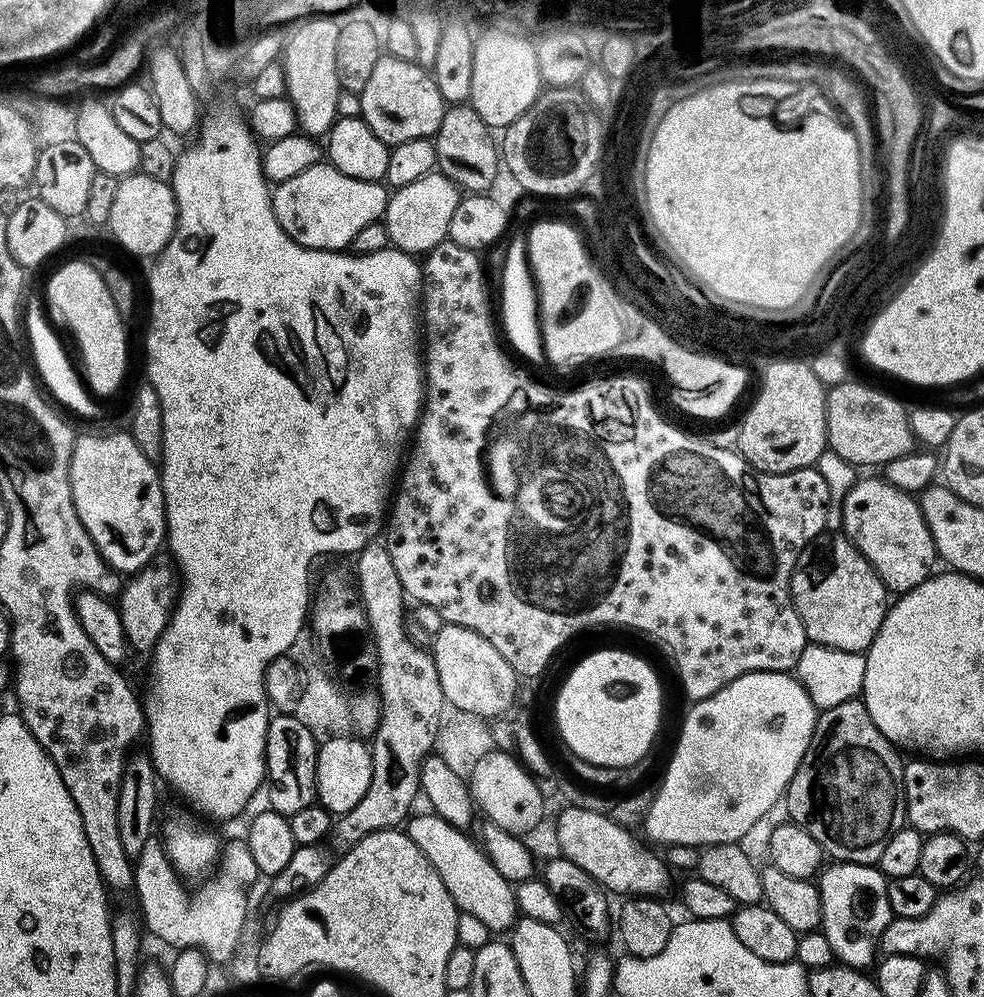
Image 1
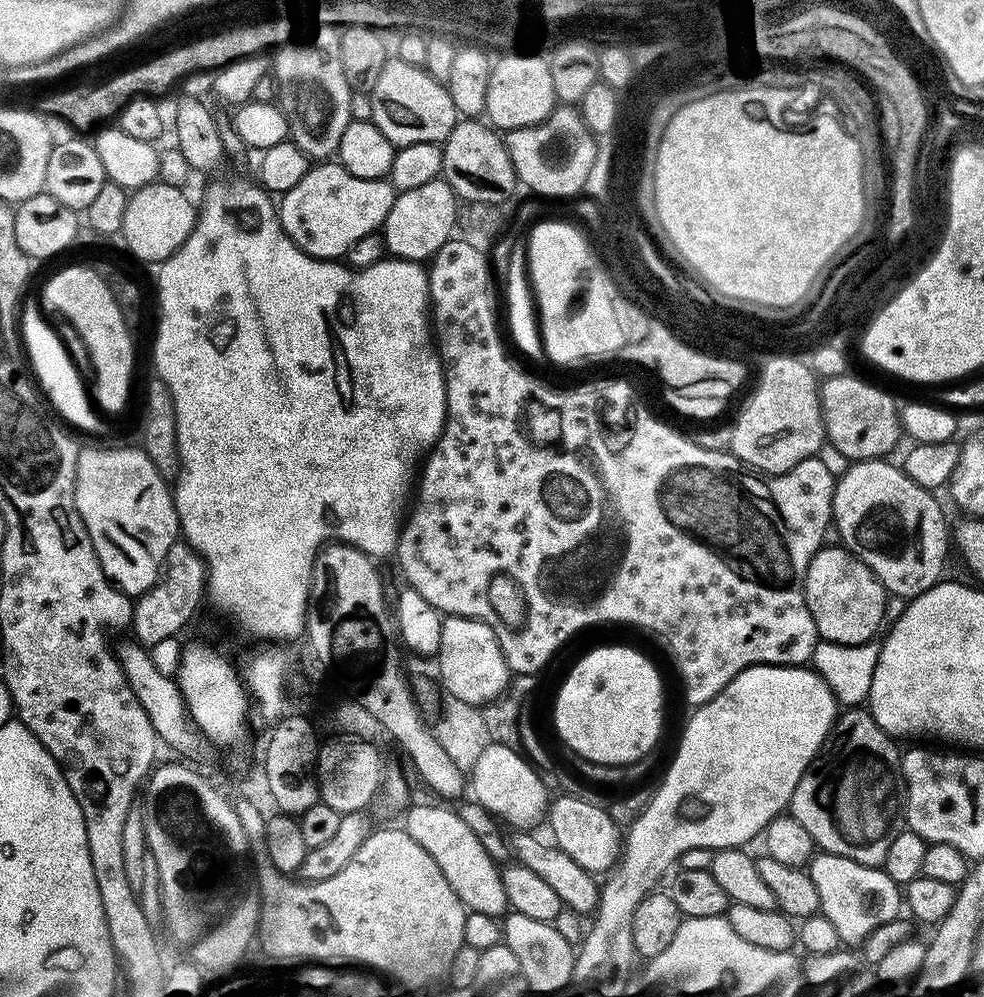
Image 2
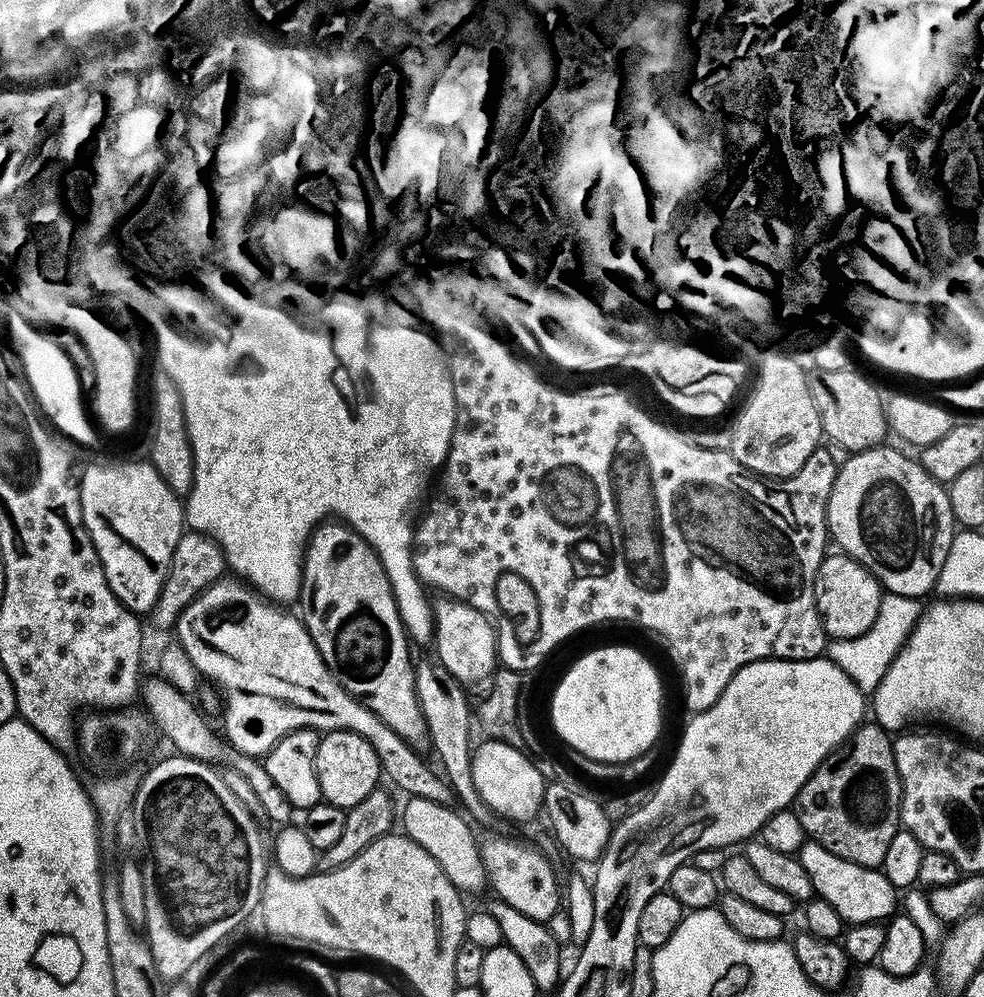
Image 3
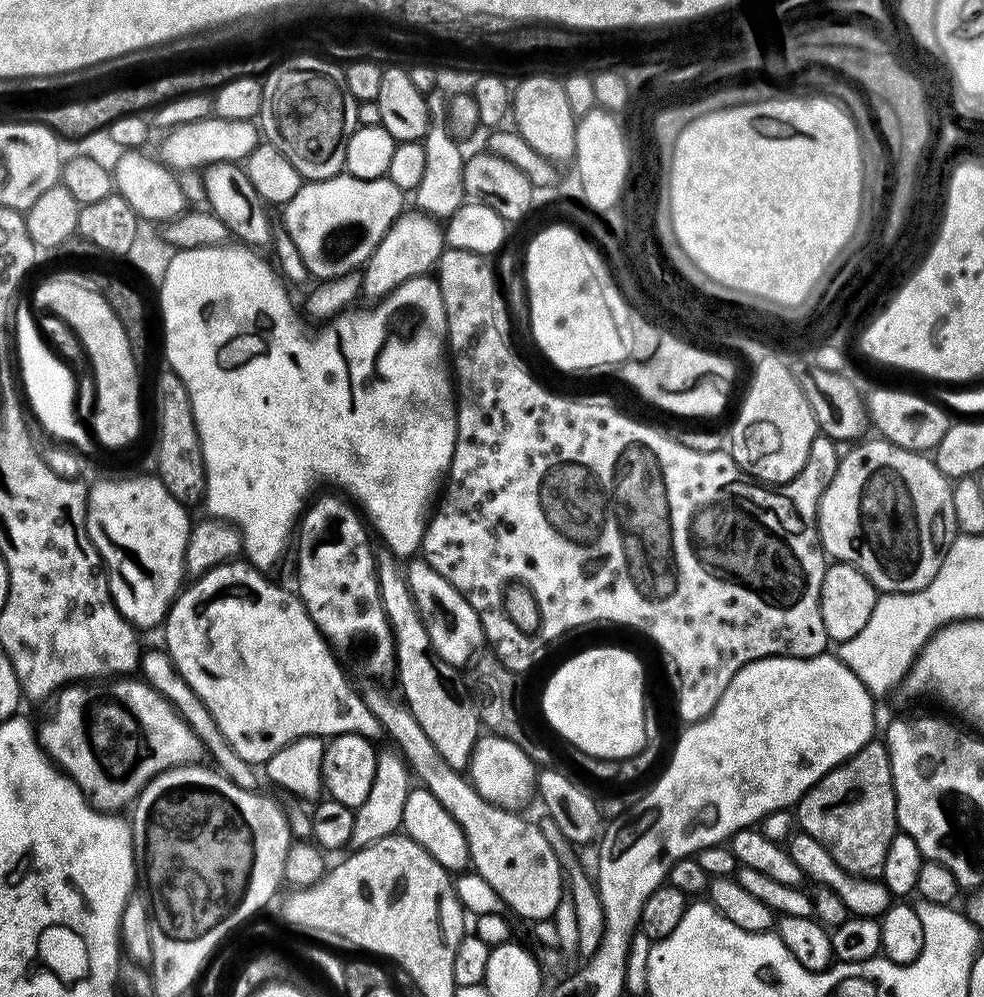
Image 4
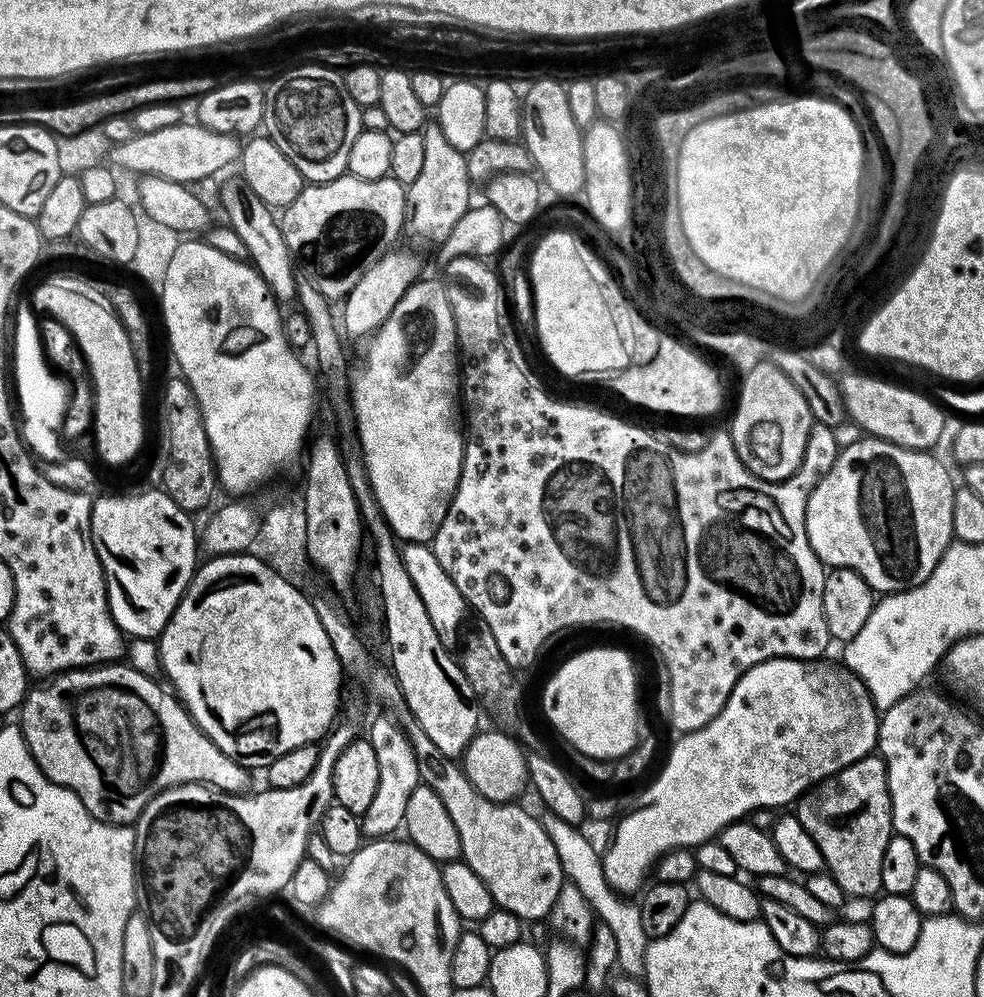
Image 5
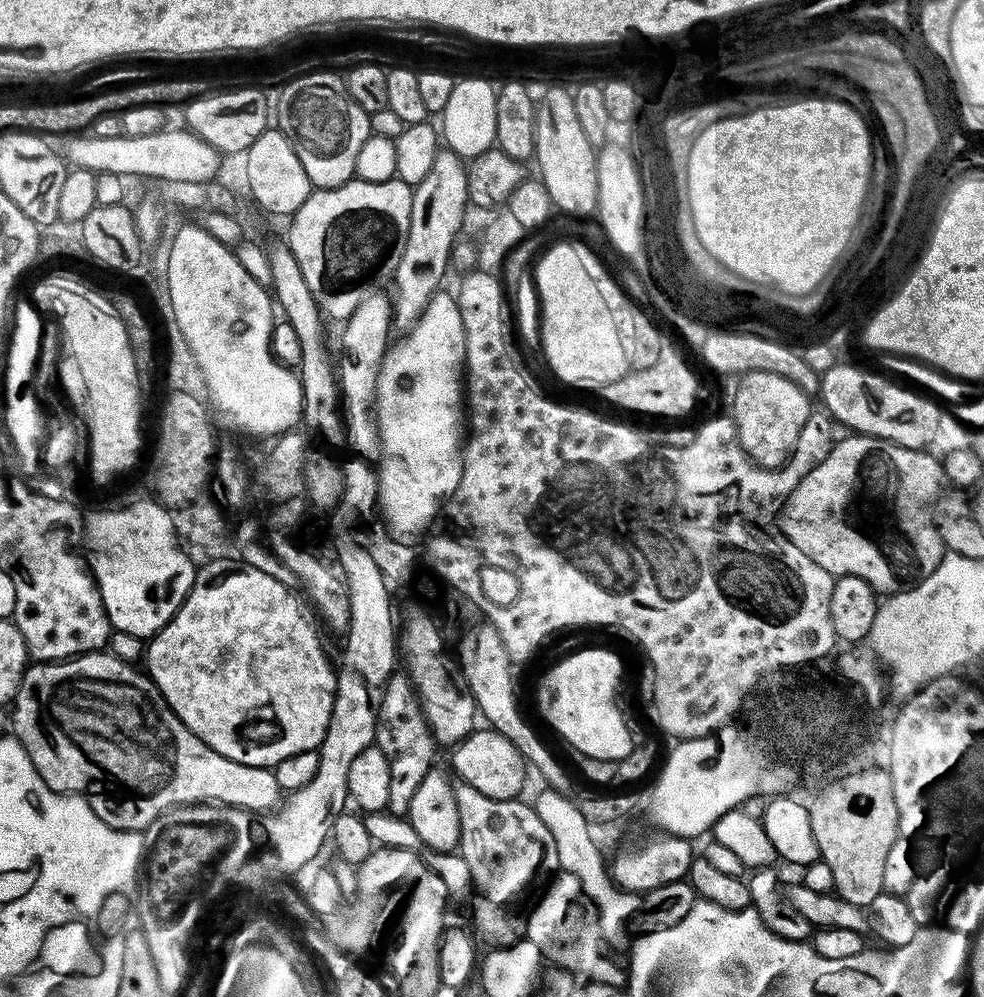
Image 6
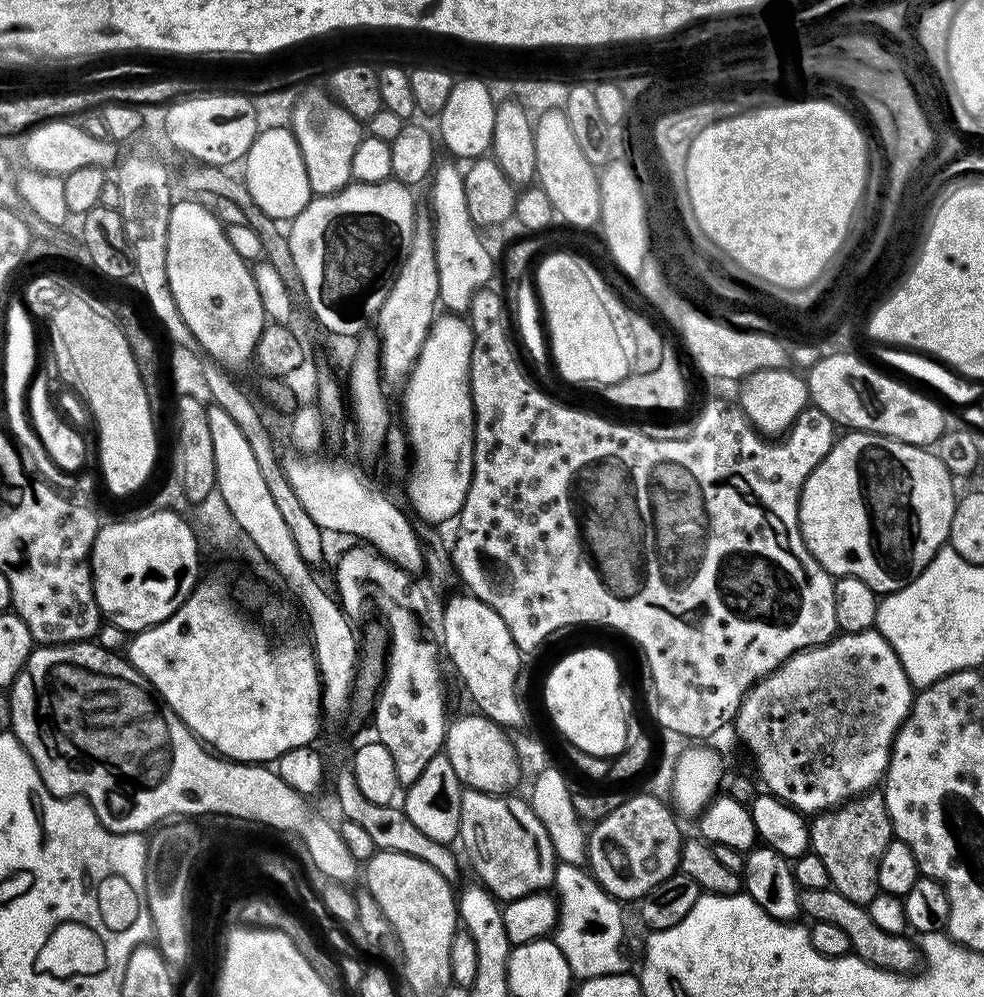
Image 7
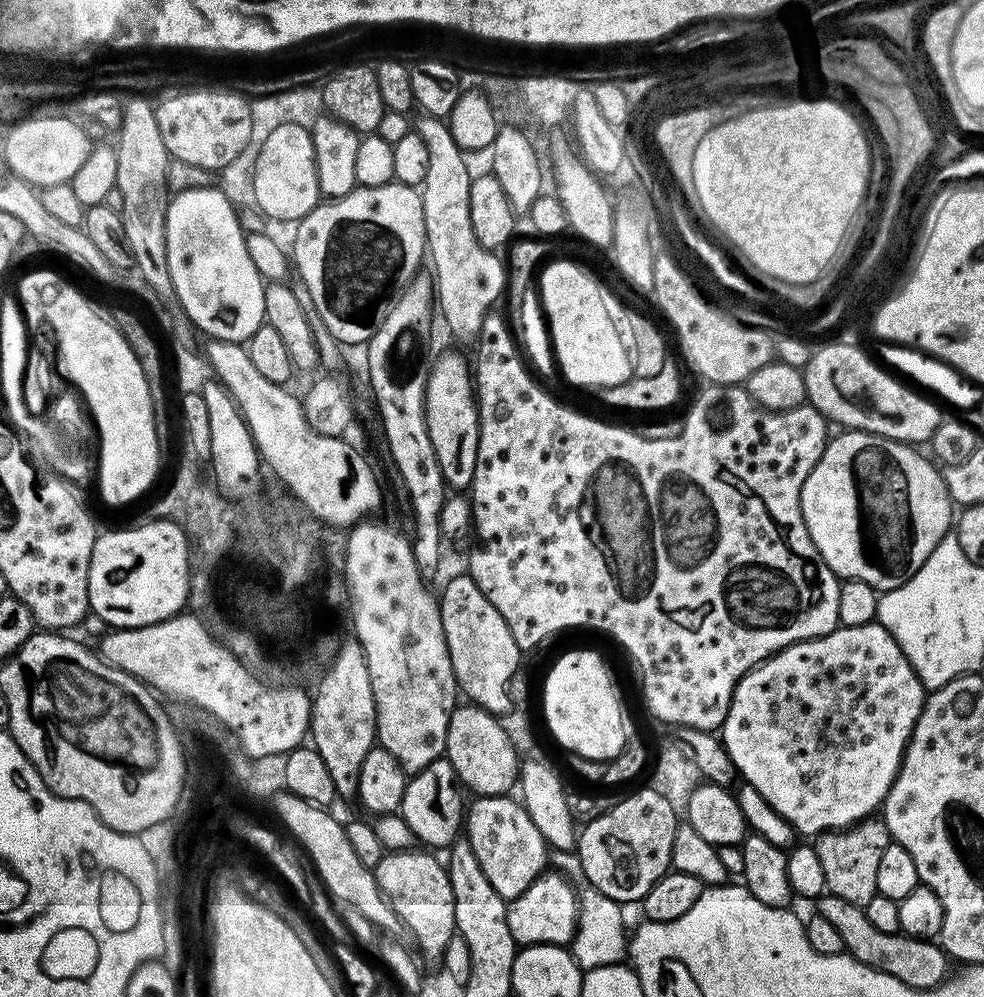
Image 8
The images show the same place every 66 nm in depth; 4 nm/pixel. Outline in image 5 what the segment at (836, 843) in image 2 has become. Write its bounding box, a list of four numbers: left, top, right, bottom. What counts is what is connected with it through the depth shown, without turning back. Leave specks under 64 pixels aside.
[794,754,894,898]

